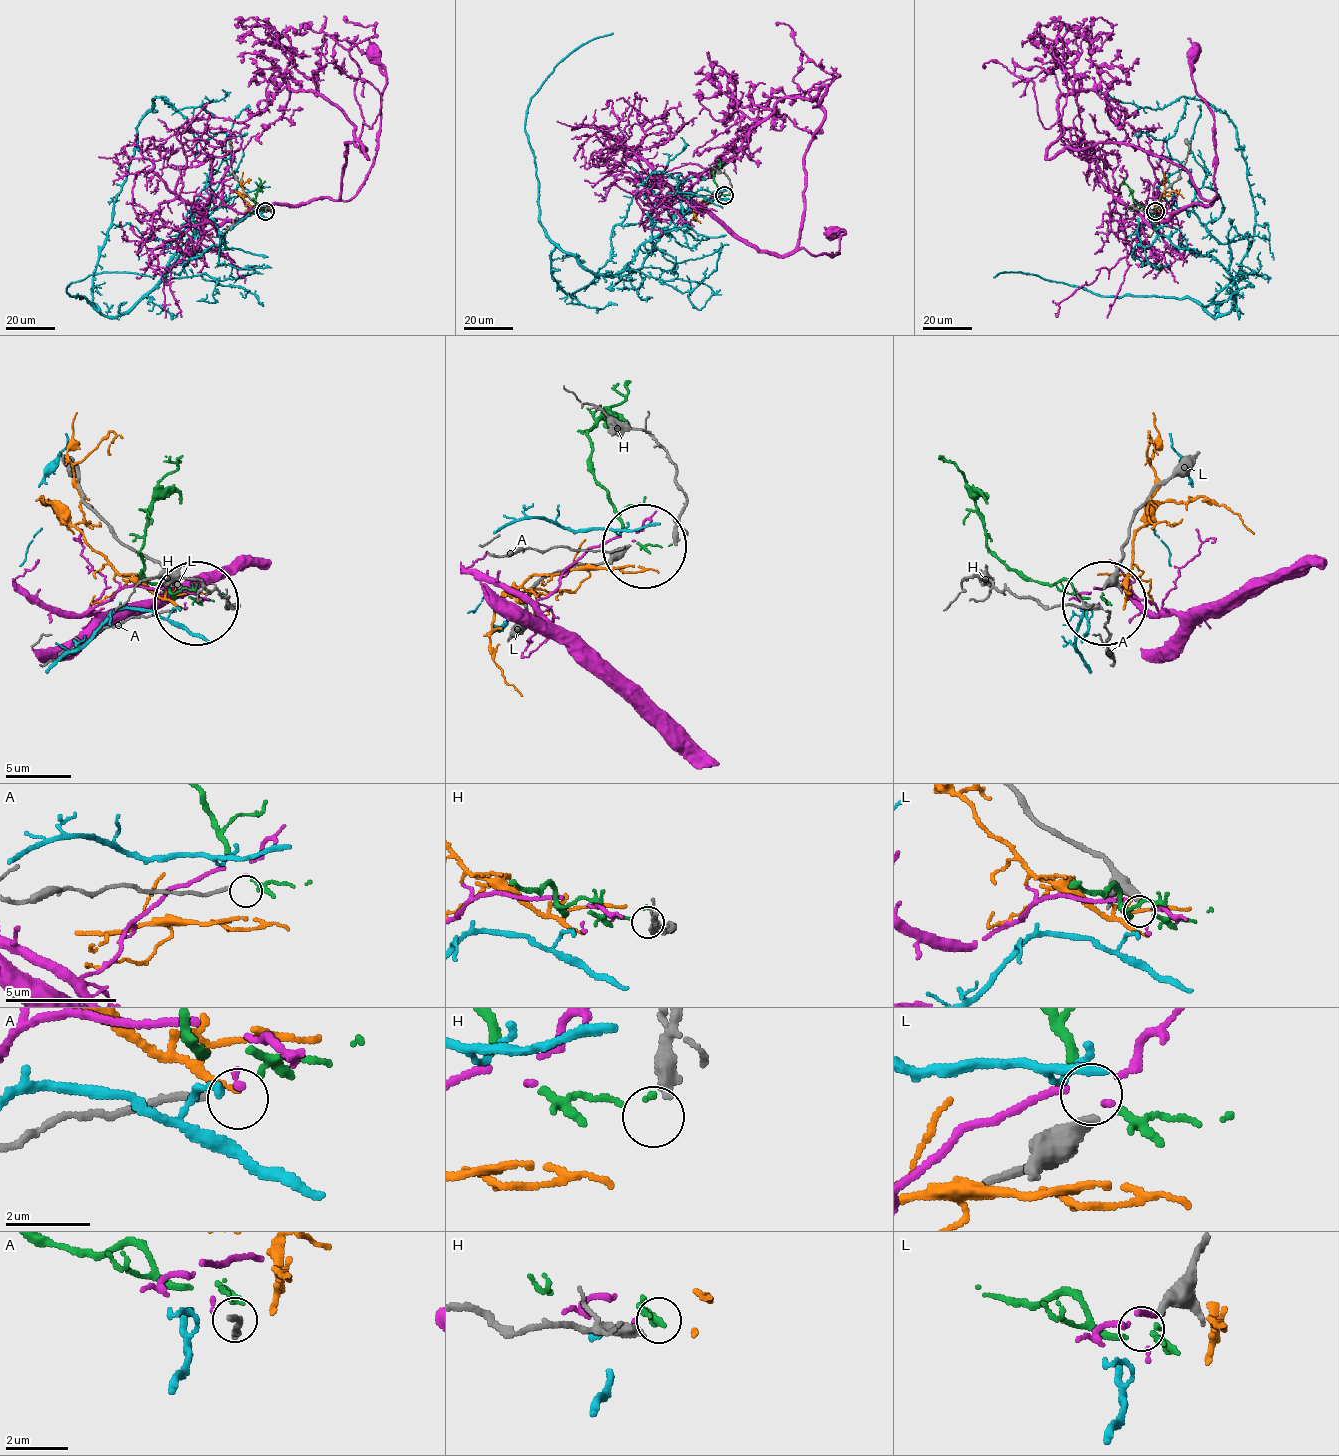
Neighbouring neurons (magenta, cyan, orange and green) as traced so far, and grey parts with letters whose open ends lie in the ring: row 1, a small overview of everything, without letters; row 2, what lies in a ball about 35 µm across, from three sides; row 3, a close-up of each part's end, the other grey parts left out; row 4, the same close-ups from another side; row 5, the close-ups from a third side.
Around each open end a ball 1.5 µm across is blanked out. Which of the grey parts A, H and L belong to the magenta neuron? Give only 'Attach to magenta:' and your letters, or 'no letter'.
Attach to magenta: no letter

